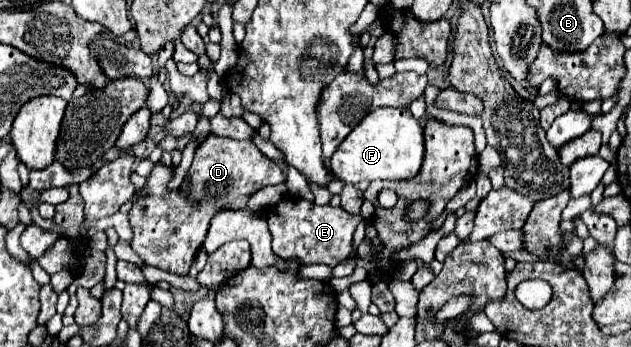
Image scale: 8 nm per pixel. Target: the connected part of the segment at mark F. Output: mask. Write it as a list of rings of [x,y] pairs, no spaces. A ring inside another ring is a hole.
[[[407,106],[375,108],[369,112],[345,138],[331,158],[333,172],[345,184],[359,184],[363,180],[409,180],[419,174],[425,158],[425,124],[417,120]]]

